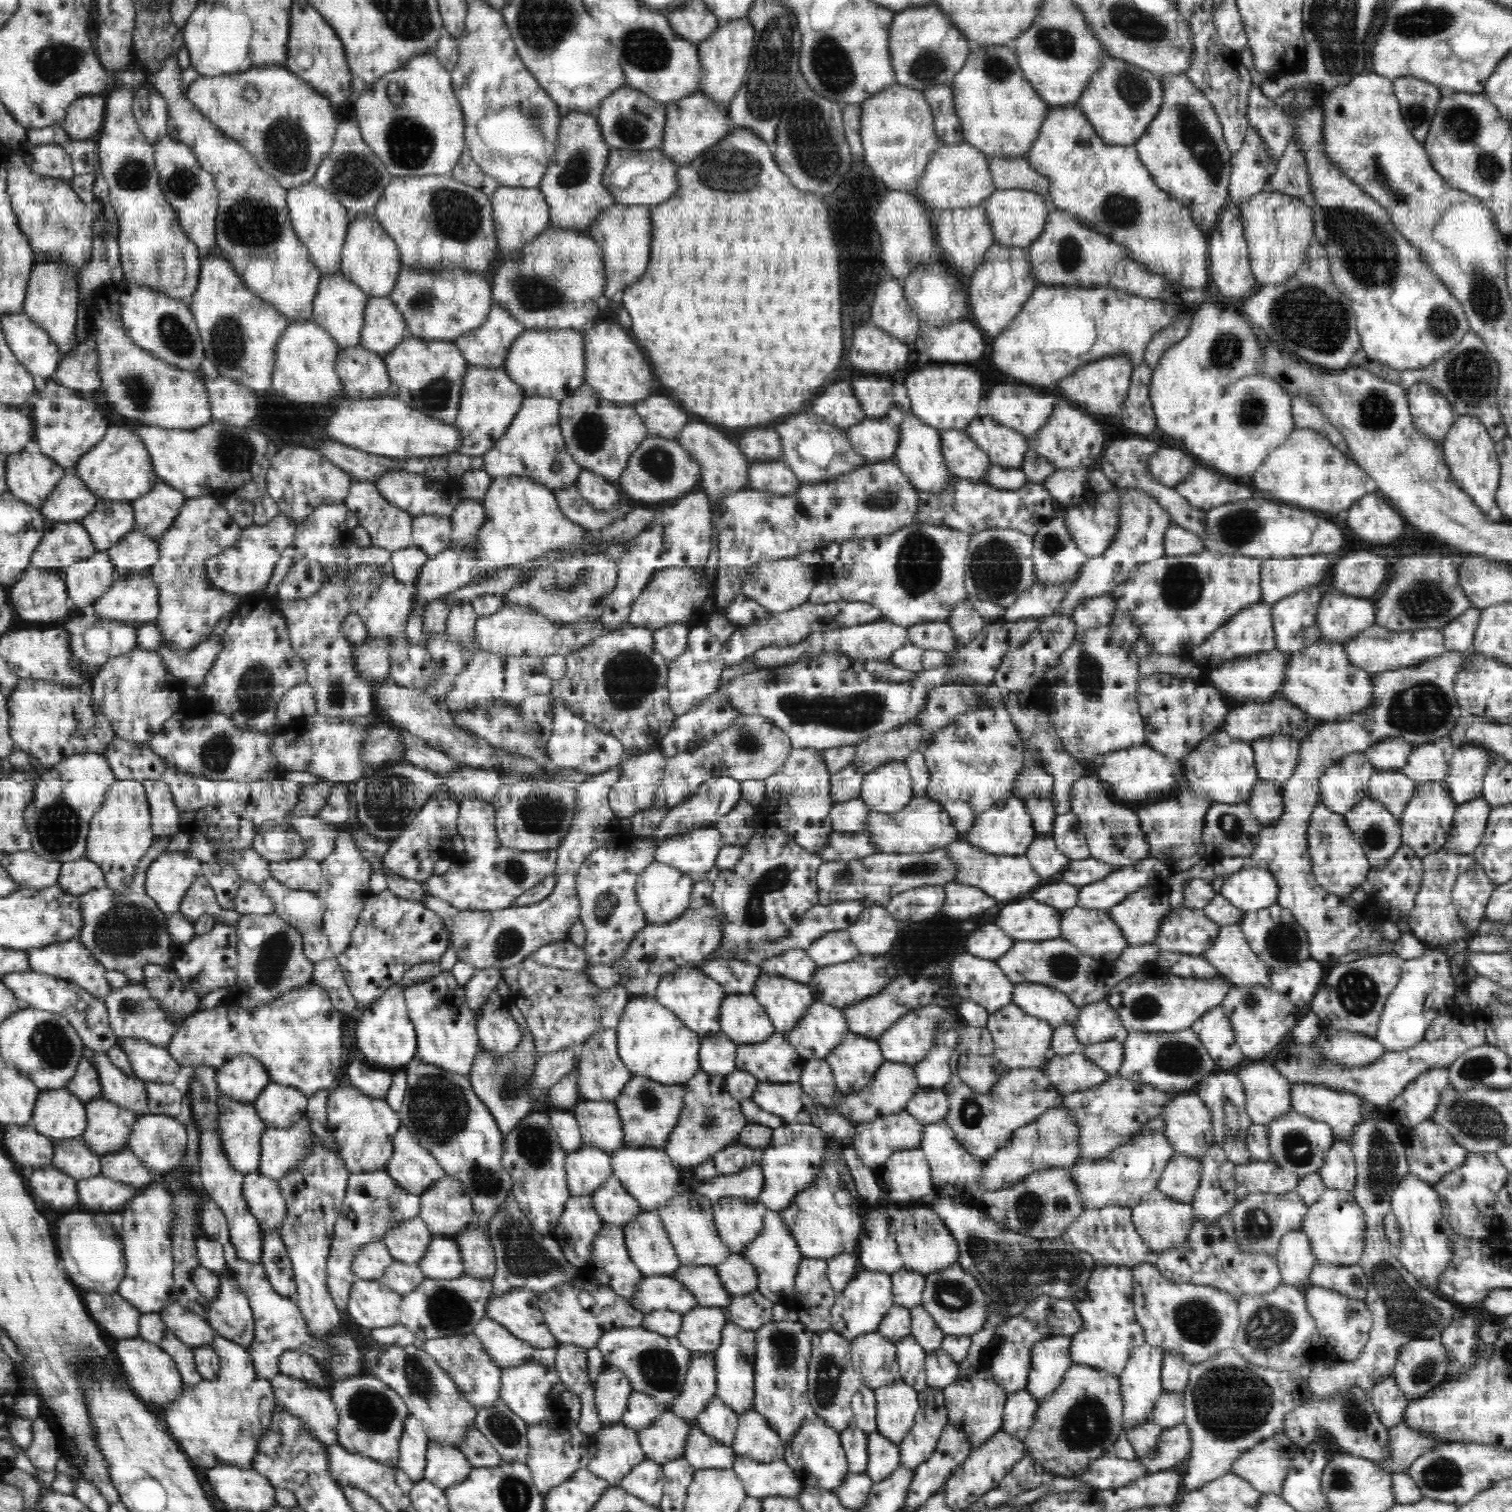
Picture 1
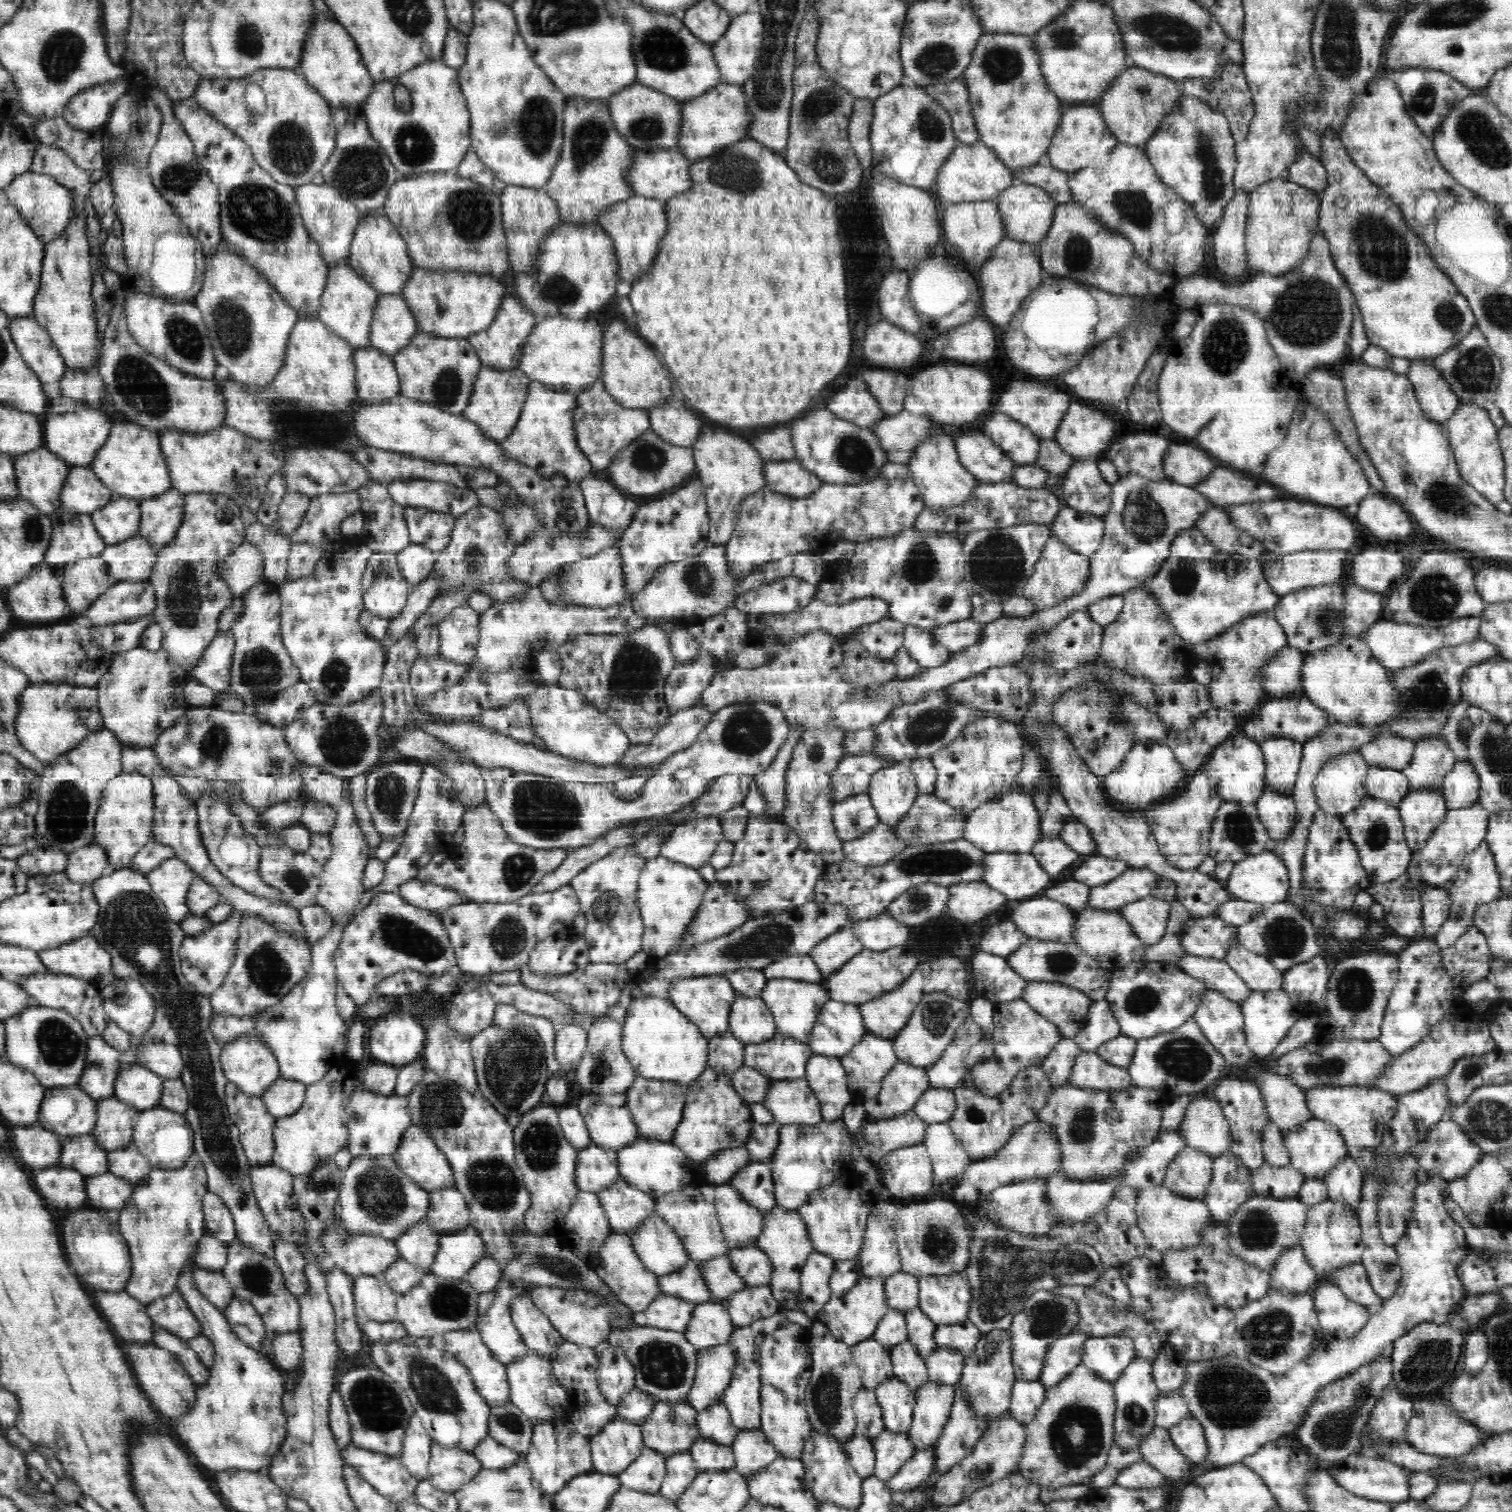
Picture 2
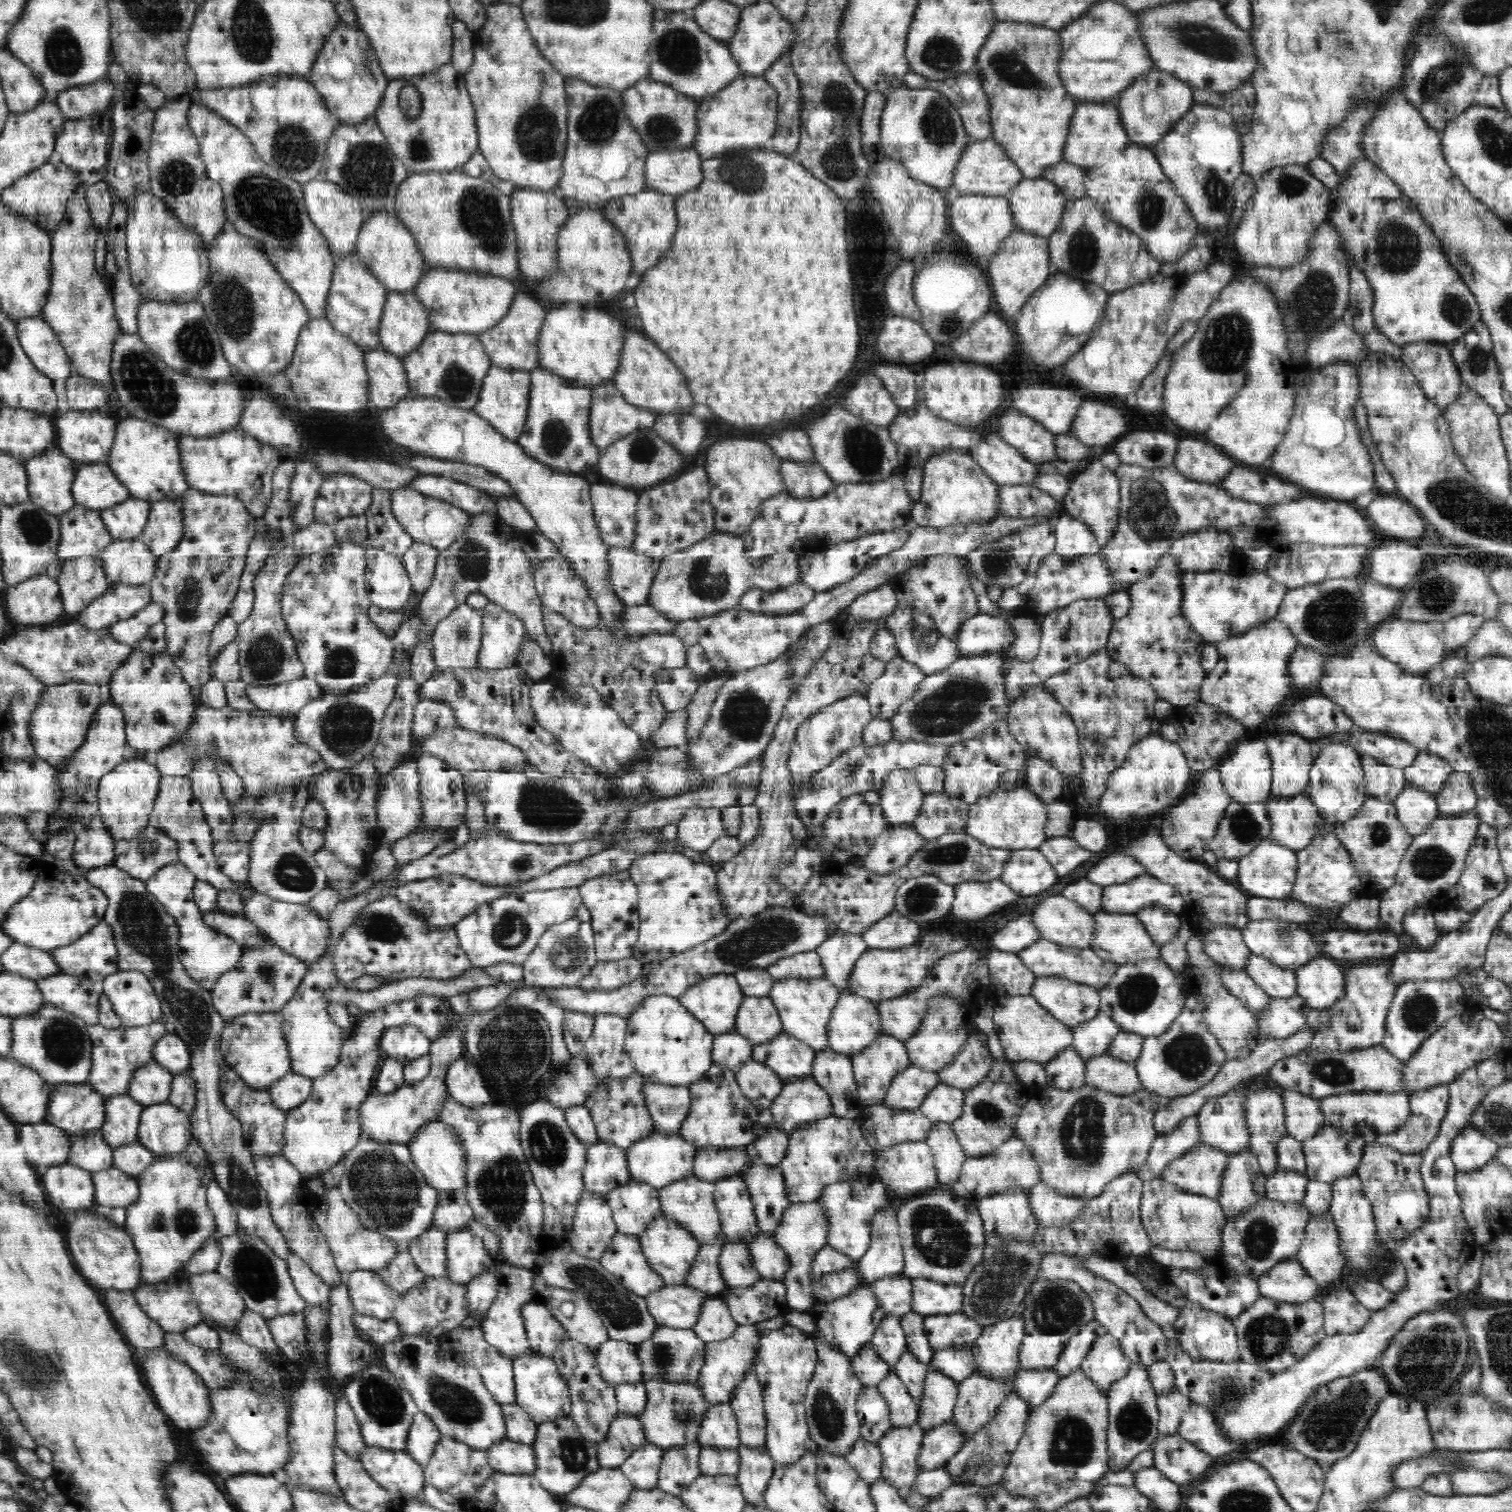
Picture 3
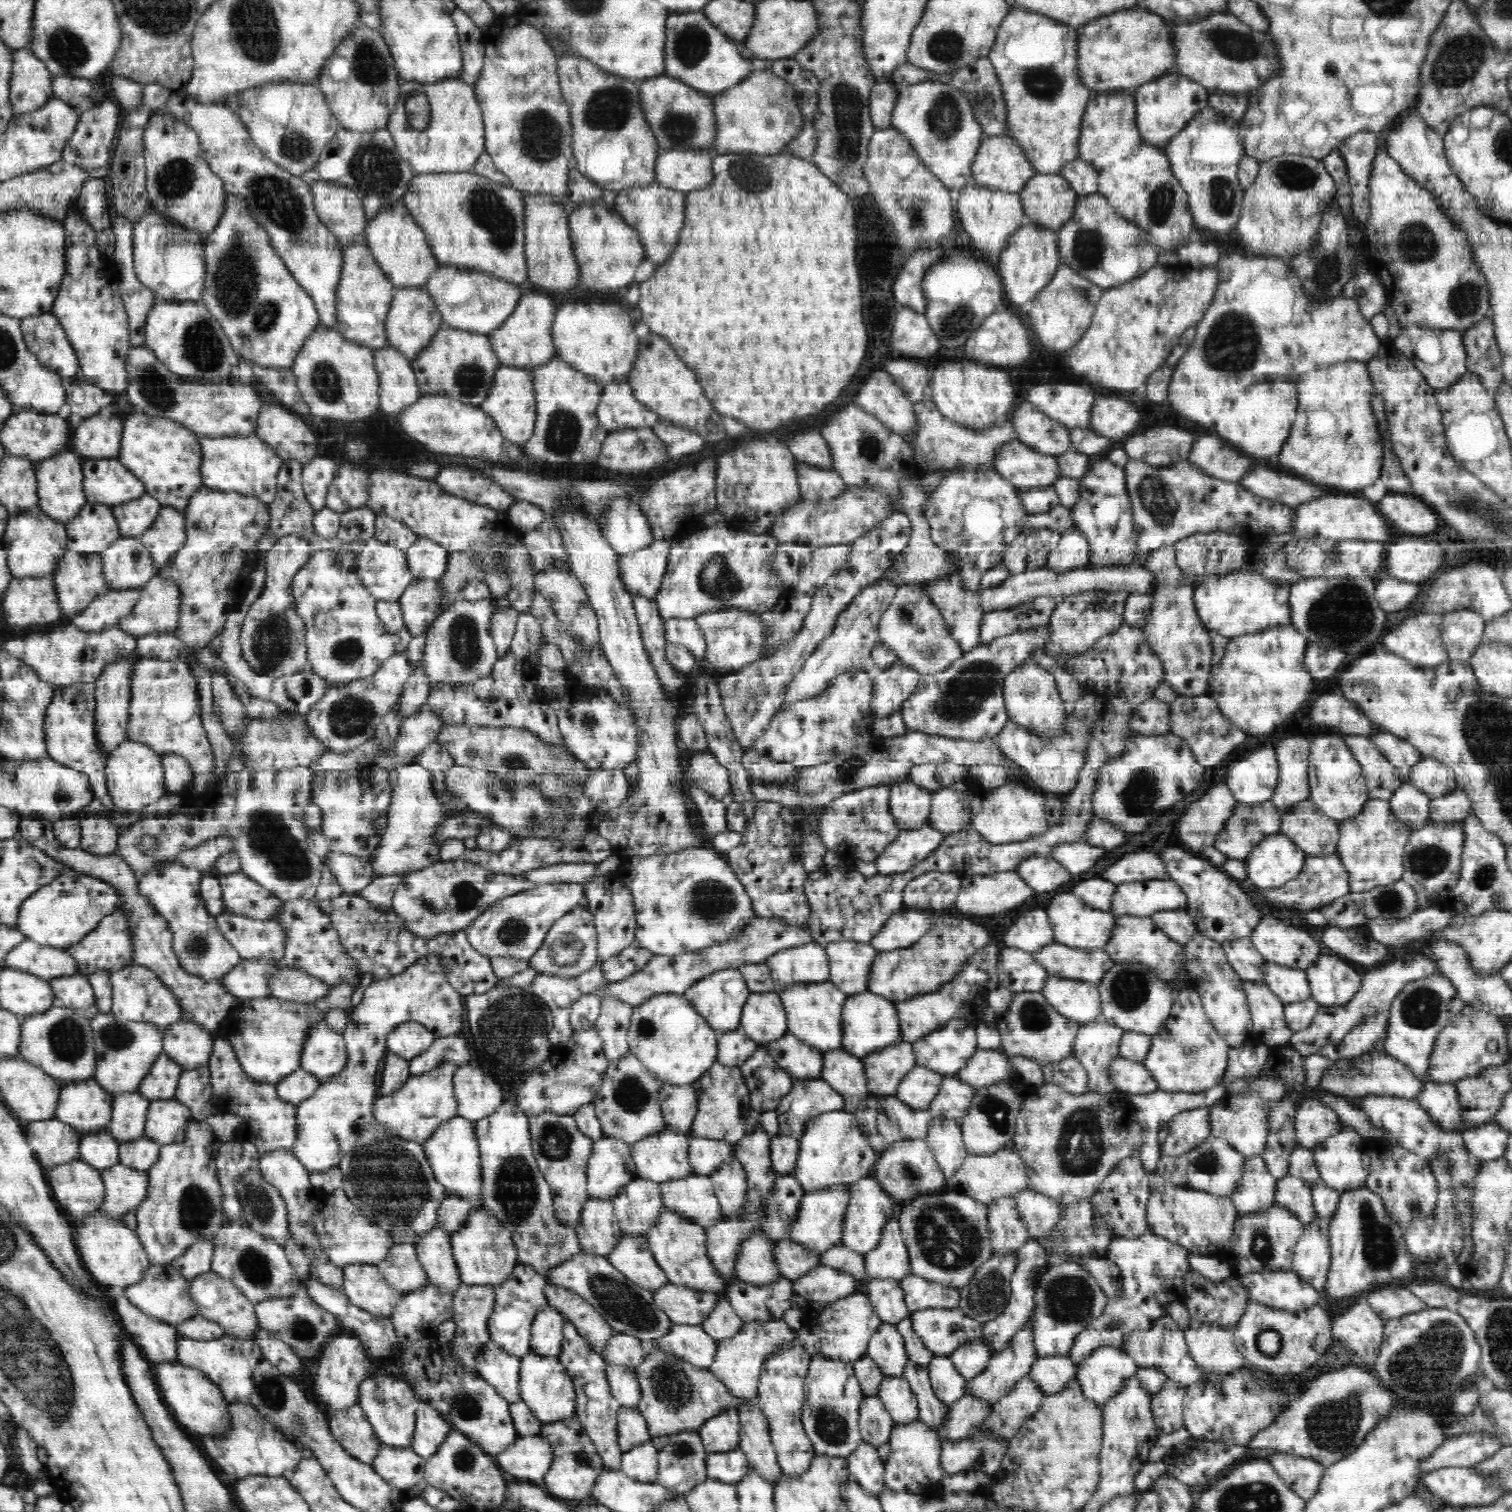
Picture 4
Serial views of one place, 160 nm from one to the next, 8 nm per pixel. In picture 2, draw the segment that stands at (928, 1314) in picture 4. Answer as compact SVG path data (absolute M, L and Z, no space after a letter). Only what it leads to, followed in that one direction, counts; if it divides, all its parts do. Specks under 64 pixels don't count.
M969 1320L958 1324L940 1324L936 1326L934 1340L937 1346L961 1352L965 1357L970 1356L981 1339L981 1332Z

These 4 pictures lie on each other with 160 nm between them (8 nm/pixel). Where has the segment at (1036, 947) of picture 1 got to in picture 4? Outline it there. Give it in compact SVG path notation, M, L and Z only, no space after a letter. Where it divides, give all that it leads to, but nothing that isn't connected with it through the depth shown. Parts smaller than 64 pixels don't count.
M1054 942L1031 953L1033 959L1053 977L1097 985L1115 965L1102 947L1086 950Z

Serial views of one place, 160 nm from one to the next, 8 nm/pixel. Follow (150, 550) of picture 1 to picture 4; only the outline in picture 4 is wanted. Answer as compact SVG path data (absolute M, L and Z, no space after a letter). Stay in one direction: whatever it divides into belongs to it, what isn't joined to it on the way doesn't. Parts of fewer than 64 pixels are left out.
M121 537L100 556L109 590L142 588L157 574L157 568L140 537Z

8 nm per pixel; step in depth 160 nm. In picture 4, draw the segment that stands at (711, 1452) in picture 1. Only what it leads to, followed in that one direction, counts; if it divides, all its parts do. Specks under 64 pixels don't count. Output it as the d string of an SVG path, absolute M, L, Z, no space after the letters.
M740 1448L709 1453L705 1459L708 1479L728 1484L737 1485L751 1468L746 1453Z

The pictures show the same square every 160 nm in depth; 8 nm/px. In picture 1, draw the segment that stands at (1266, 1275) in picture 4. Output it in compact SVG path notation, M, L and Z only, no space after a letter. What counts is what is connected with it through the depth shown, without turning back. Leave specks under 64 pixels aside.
M1300 1228L1286 1233L1280 1241L1277 1255L1283 1284L1310 1284L1310 1271L1313 1269L1317 1256L1312 1252L1310 1239Z

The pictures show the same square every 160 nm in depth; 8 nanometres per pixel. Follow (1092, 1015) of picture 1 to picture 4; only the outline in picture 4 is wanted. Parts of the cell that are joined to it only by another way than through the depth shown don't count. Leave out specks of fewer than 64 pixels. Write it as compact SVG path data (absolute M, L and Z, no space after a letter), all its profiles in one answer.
M1099 1019L1084 1023L1078 1030L1073 1054L1081 1061L1089 1079L1089 1090L1105 1094L1116 1091L1108 1079L1108 1066L1119 1056L1118 1046L1124 1030Z

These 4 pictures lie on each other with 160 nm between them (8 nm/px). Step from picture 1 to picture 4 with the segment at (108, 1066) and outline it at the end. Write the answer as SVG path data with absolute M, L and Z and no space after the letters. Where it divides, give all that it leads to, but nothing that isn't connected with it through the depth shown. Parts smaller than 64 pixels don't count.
M162 1052L152 1064L148 1076L138 1085L137 1091L150 1101L174 1099L178 1081L184 1071Z

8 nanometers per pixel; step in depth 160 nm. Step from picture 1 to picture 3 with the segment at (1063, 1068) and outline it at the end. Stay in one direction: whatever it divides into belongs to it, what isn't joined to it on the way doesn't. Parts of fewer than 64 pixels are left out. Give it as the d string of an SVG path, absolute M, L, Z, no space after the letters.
M1107 1053L1086 1061L1086 1086L1116 1095L1127 1095L1143 1088L1134 1065Z

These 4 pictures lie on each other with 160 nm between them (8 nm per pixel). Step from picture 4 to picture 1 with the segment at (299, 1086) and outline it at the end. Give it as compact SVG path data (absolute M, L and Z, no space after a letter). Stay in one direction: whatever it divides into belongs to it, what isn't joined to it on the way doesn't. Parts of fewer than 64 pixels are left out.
M270 1082L253 1104L266 1128L290 1128L306 1116L308 1099L297 1088Z

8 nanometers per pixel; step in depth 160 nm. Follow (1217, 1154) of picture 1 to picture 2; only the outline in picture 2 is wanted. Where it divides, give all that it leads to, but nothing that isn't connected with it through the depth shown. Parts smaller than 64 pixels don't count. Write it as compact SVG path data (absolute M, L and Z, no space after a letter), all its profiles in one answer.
M1230 1151L1212 1157L1212 1178L1202 1199L1212 1220L1225 1223L1243 1202L1254 1196L1251 1168Z

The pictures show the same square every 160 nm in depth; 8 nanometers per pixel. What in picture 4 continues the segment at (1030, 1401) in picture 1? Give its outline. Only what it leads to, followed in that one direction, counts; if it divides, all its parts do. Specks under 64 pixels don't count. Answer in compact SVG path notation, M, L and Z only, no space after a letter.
M1067 1354L1038 1357L1027 1375L1047 1397L1062 1392L1070 1380L1077 1378L1077 1366Z

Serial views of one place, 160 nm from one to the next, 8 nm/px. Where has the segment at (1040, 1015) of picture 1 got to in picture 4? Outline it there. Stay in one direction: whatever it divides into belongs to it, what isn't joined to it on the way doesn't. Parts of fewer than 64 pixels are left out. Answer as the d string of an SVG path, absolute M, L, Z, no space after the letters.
M1048 975L1041 993L1060 1015L1084 1024L1101 1019L1101 999L1096 983Z

